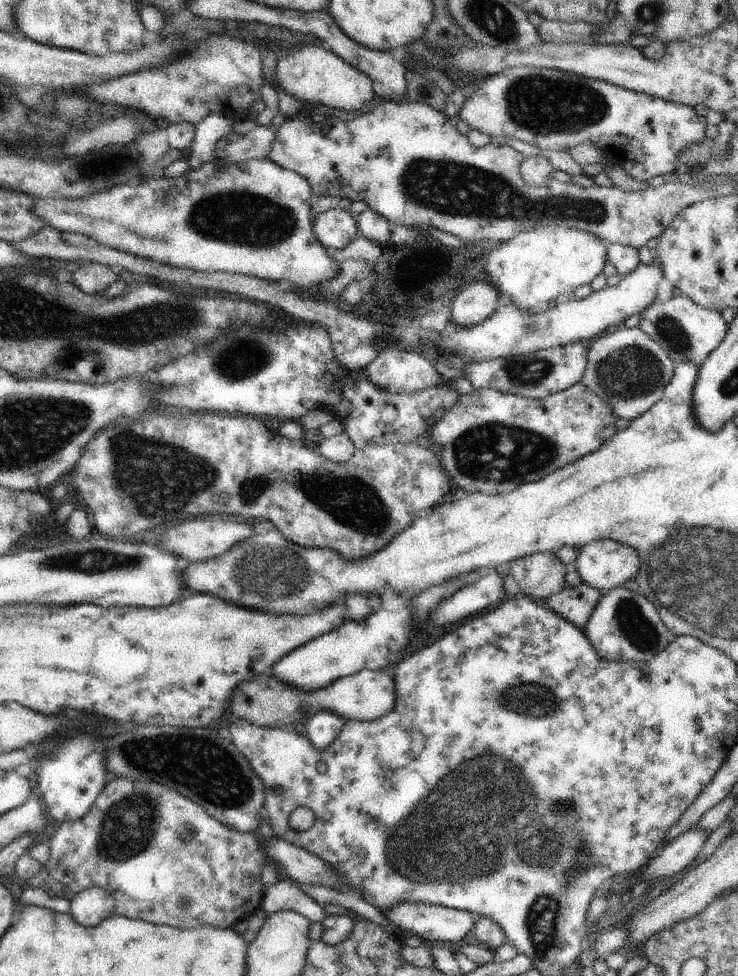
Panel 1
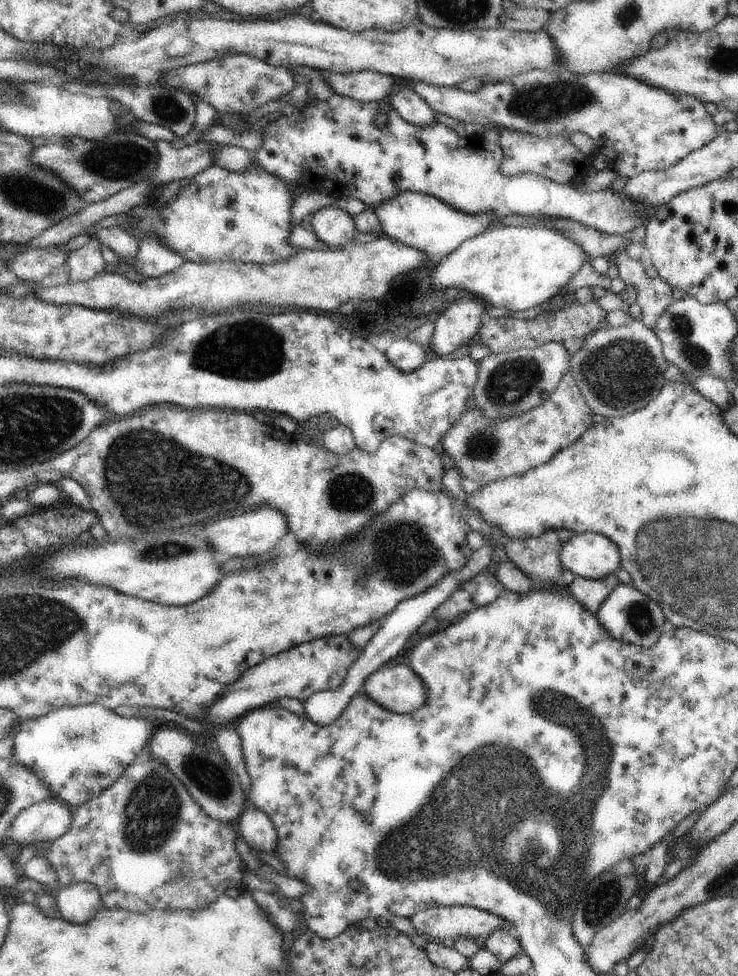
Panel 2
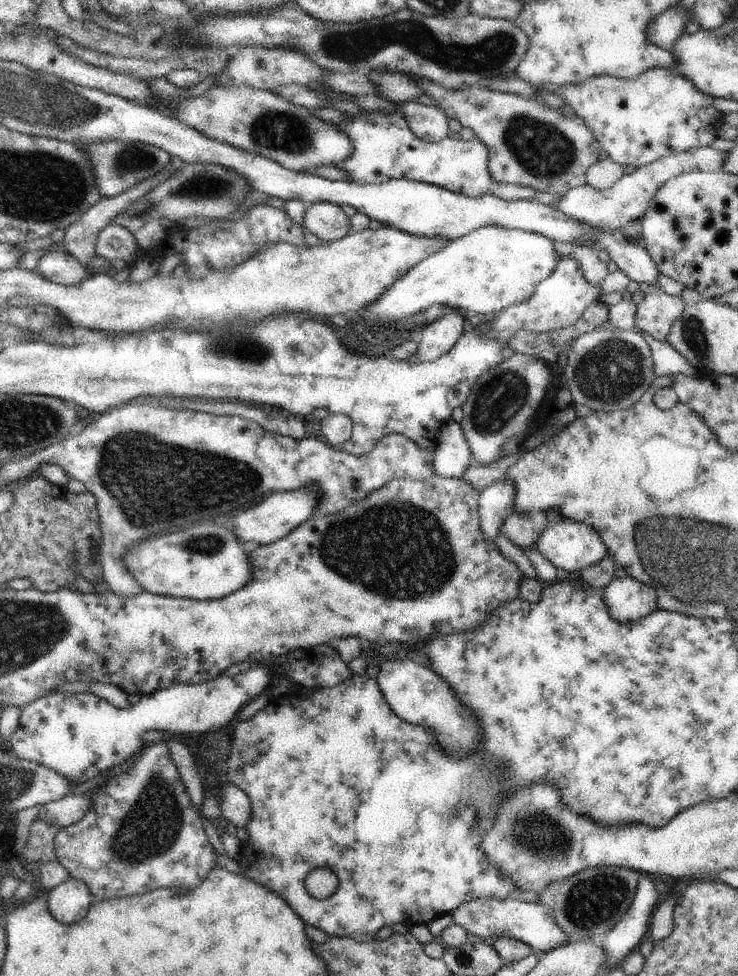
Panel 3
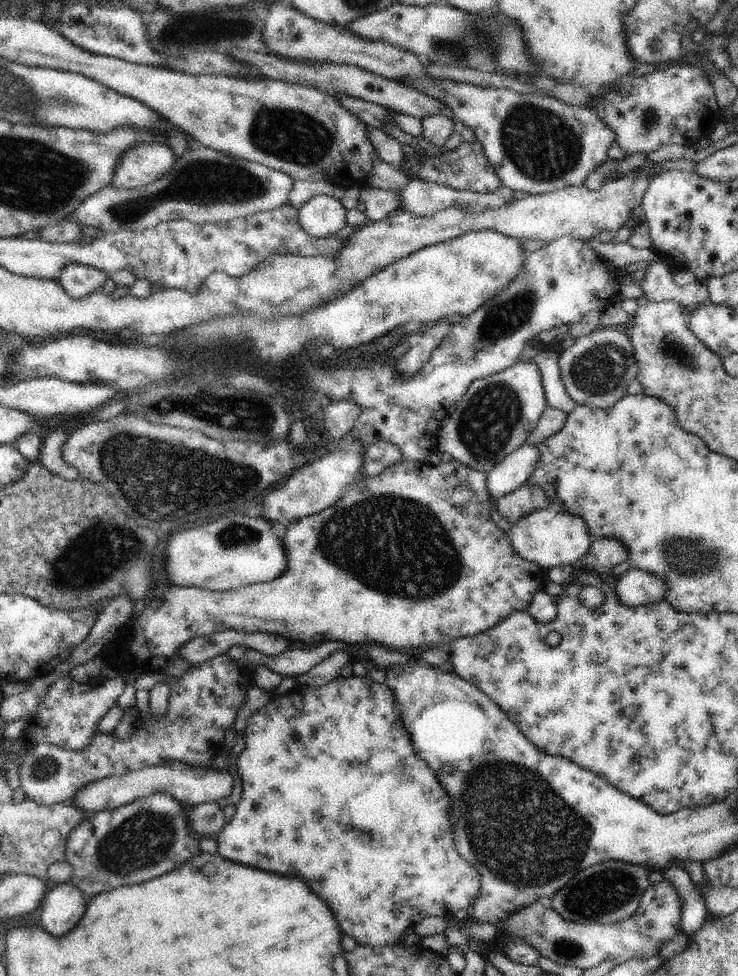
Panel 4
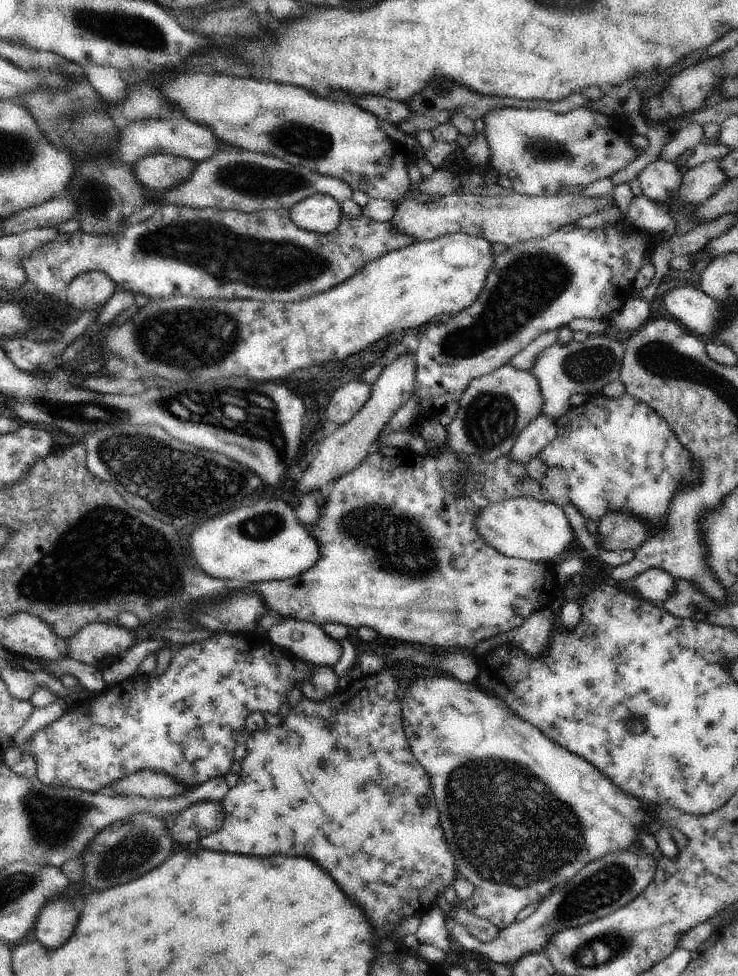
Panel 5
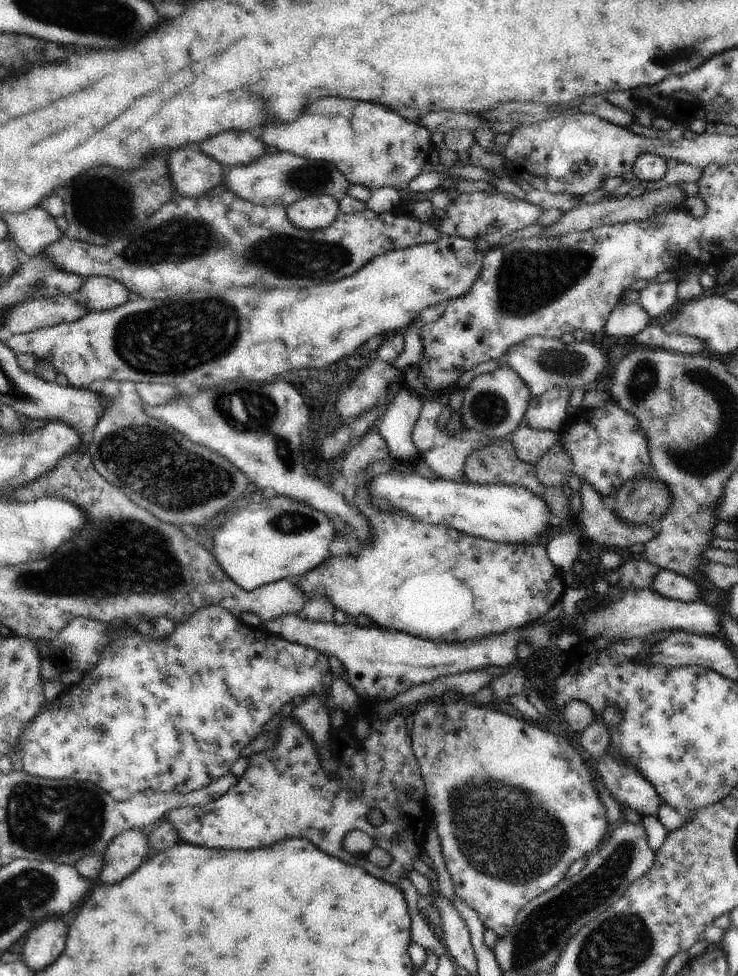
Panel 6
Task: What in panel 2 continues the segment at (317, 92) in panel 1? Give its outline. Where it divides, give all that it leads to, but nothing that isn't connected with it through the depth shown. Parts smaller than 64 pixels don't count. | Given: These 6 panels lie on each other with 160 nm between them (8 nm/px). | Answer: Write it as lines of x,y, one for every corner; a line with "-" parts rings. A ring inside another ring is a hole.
535,69
484,85
476,92
433,86
373,71
344,74
320,71
320,76
334,90
334,95
350,96
357,102
387,101
398,86
408,86
435,112
450,116
457,123
482,124
486,129
498,124
536,136
565,134
571,138
576,132
584,132
596,142
608,166
627,179
645,171
668,170
717,136
713,114
706,111
702,100
691,95
672,94
621,73
576,76
570,72

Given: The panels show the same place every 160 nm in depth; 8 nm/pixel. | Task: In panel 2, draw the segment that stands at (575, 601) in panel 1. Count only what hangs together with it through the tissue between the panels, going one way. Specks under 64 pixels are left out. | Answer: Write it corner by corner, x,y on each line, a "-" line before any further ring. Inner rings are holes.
617,573
609,574
600,580
575,575
572,583
568,585
568,592
569,596
575,598
588,612
596,615
600,605
618,585

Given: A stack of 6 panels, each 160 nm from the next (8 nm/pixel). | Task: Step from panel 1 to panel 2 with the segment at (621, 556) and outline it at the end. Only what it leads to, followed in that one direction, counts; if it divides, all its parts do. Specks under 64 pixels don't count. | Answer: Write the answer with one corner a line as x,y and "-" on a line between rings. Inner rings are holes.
586,532
586,534
580,534
580,536
572,538
566,544
562,543
562,546
560,551
562,566
574,575
600,580
609,574
617,573
621,569
621,554
617,544
614,544
608,538
604,538
602,534

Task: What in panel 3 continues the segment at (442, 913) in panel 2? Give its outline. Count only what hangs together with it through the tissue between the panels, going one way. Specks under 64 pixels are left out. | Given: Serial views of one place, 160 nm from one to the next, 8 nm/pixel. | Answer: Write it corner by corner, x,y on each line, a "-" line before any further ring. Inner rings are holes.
508,897
503,901
498,899
474,899
461,904
450,913
450,916
452,916
452,922
455,925
464,927
467,932
482,938
485,942
500,937
508,937
525,942
528,946
542,952
542,950
555,949
573,940
565,934
548,913
548,908
542,902
527,903

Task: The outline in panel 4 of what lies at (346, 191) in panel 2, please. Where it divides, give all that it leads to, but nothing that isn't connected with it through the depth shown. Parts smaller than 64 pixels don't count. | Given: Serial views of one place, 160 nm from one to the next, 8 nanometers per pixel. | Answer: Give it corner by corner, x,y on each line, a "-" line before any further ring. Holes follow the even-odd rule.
461,142
453,151
444,151
439,155
425,157
423,162
406,159
406,176
408,178
430,181
453,189
491,193
503,186
496,176
494,168
486,158
481,142

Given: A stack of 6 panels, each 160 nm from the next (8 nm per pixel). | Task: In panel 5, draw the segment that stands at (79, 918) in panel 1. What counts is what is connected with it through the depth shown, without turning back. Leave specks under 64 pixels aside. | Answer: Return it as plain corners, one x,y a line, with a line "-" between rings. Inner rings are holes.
62,895
44,905
34,927
34,936
48,950
60,948
76,930
78,914
72,897

